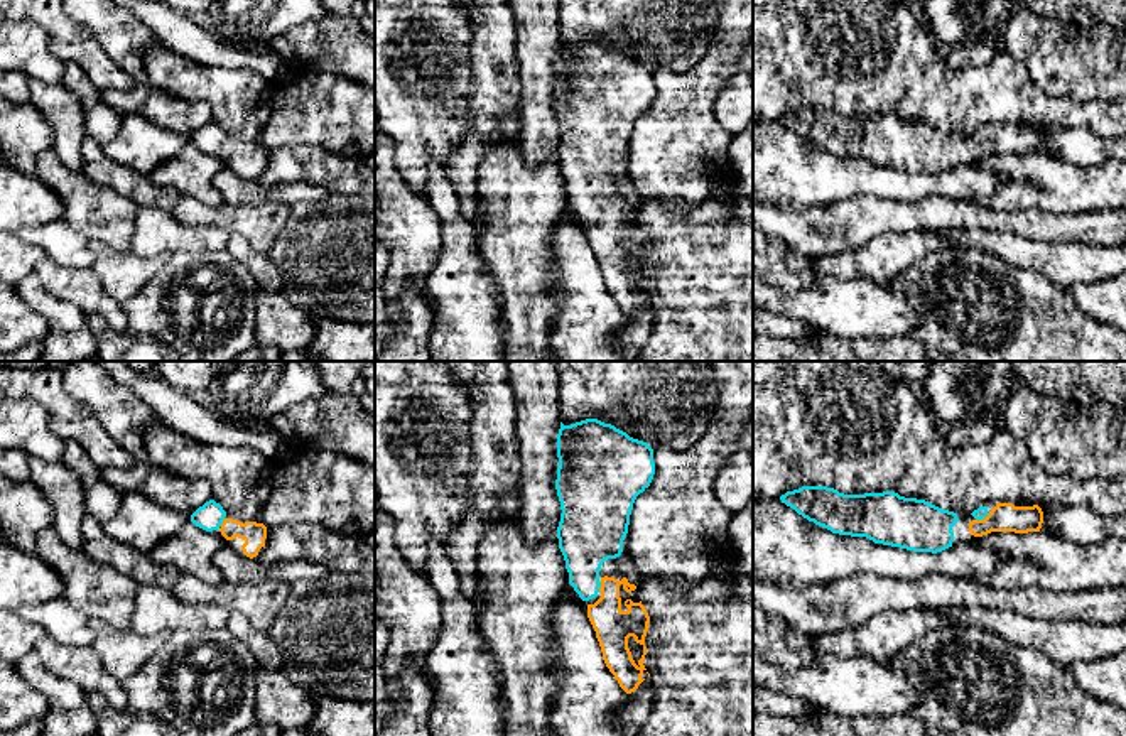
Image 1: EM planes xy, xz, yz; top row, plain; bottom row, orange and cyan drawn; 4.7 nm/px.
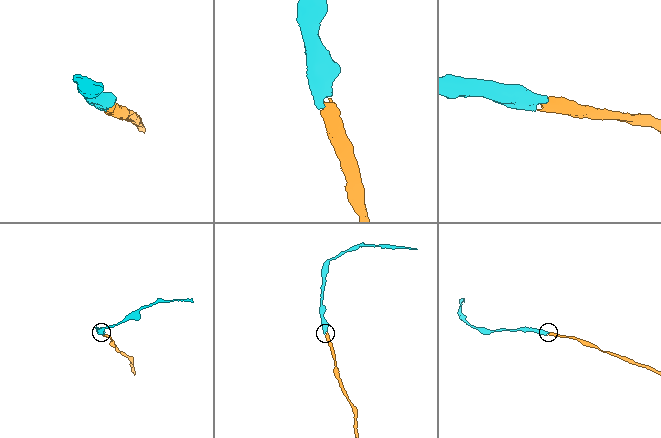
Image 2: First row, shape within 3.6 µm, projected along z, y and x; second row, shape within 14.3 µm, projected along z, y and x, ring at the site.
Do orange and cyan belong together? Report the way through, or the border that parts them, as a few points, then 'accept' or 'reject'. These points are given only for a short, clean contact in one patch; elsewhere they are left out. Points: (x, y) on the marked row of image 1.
across xy (254, 534), (232, 529), (223, 522), (208, 517) | accept

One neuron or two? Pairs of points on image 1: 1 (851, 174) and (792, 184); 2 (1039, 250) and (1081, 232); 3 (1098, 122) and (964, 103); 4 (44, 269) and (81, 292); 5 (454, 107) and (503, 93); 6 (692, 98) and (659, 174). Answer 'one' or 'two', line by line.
1: one
2: two
3: one
4: one
5: two
6: one

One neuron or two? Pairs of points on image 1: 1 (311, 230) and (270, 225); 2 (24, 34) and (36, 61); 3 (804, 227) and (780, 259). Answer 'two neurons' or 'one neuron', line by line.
1: two neurons
2: one neuron
3: two neurons

